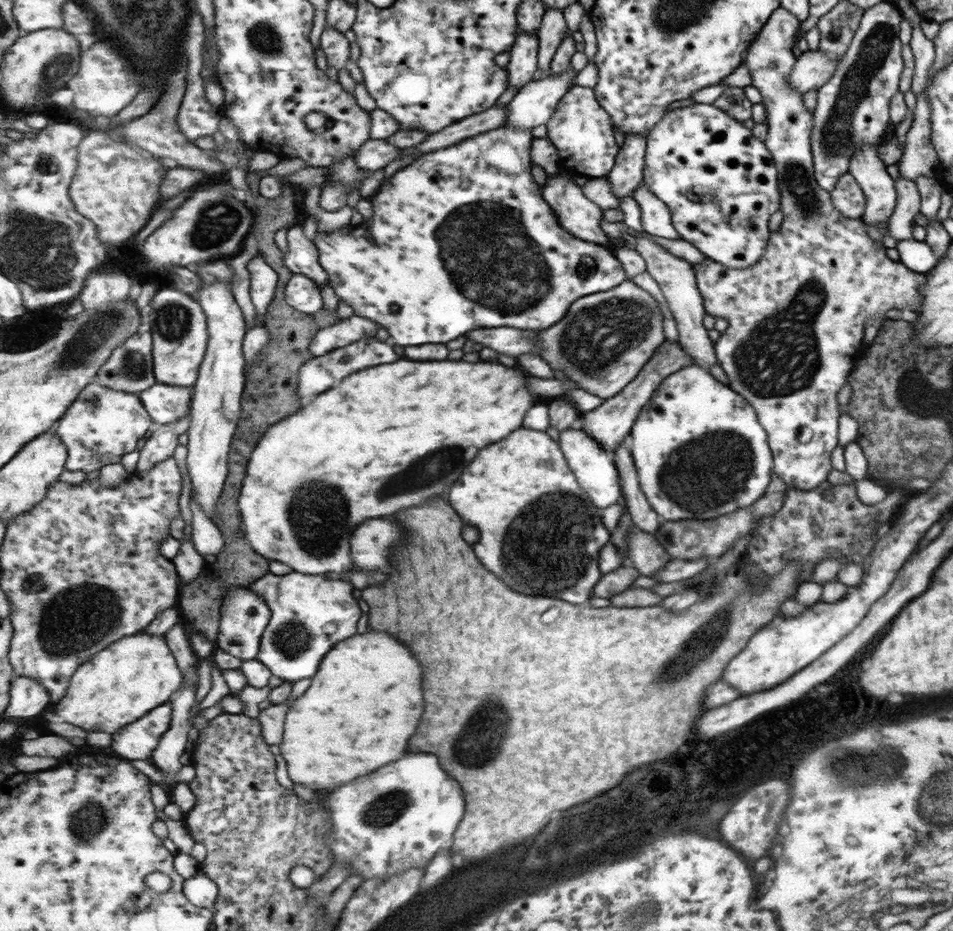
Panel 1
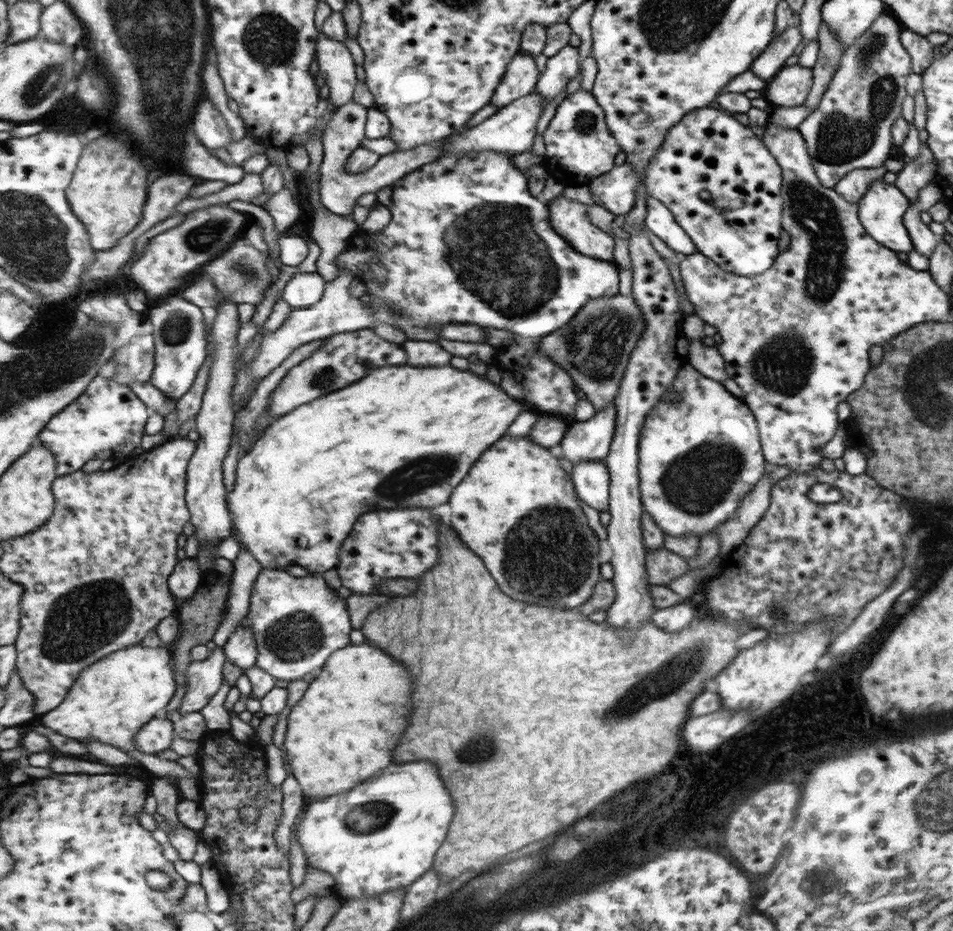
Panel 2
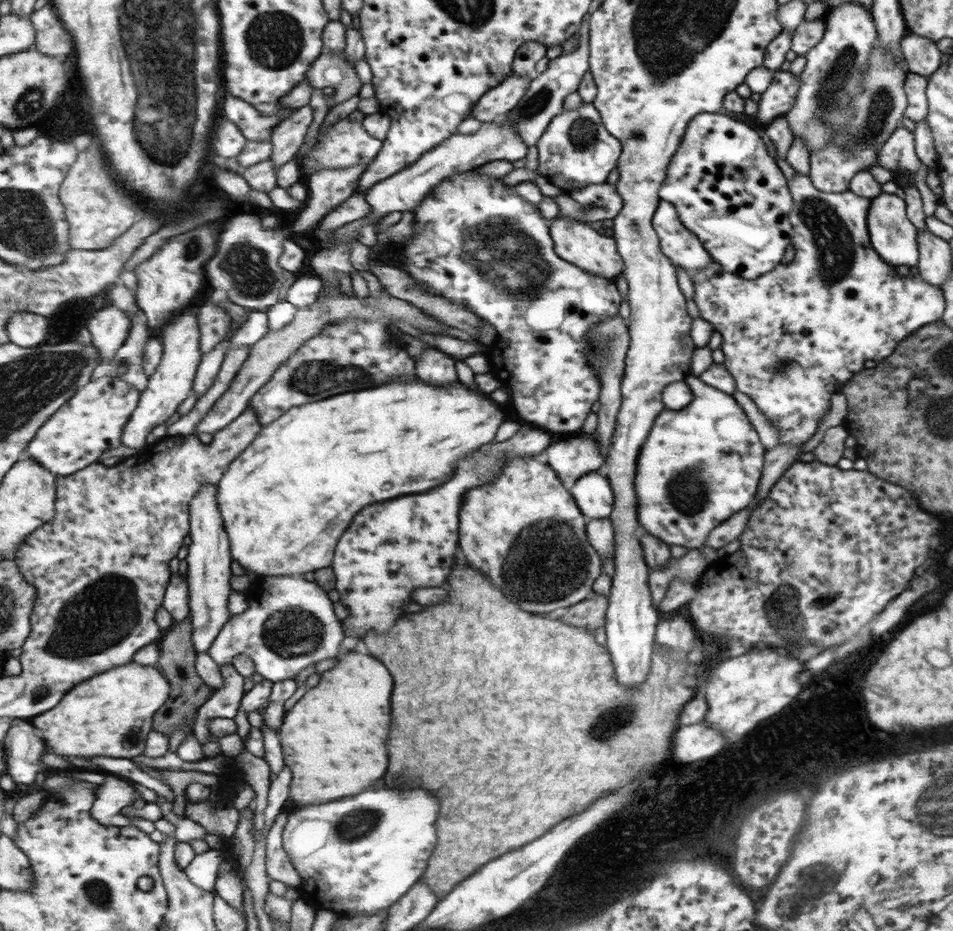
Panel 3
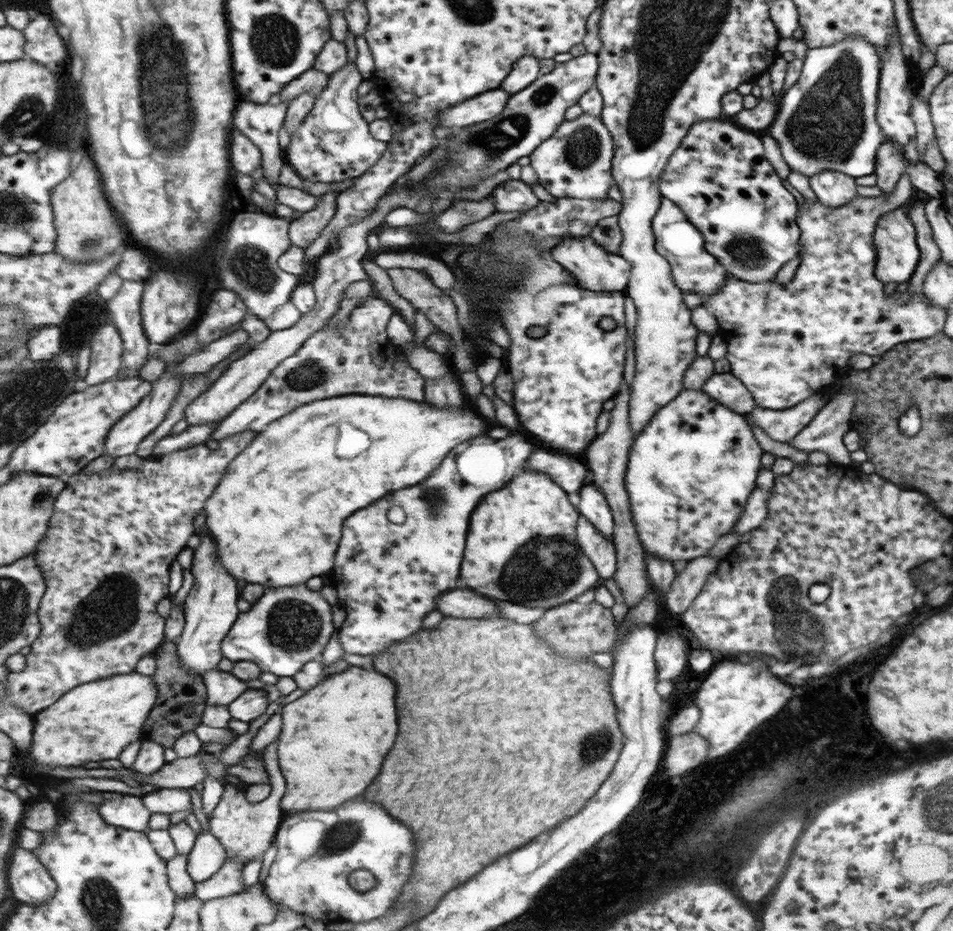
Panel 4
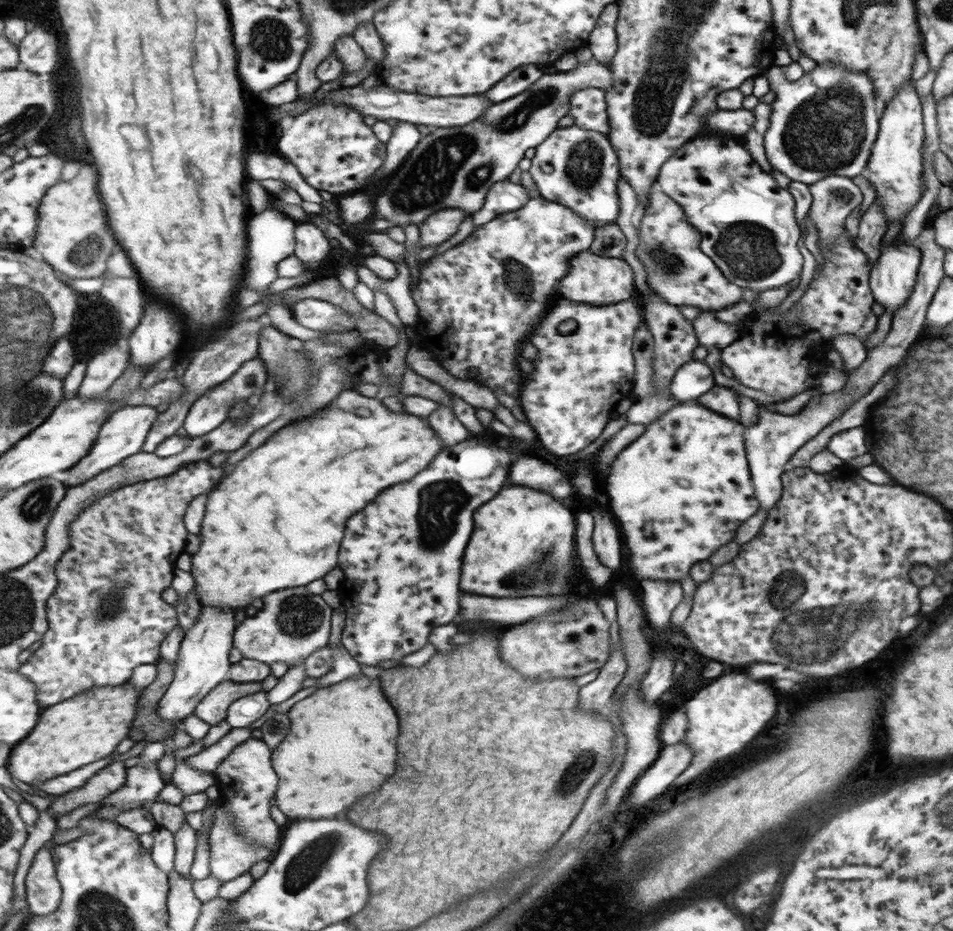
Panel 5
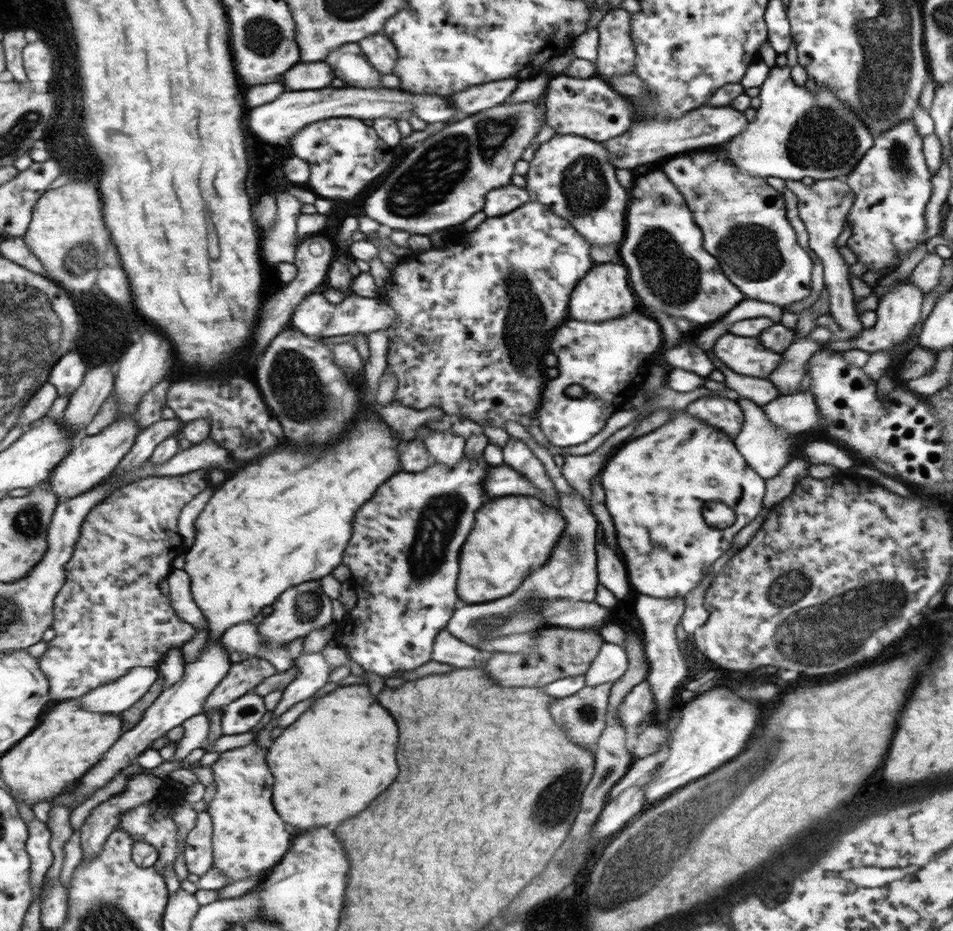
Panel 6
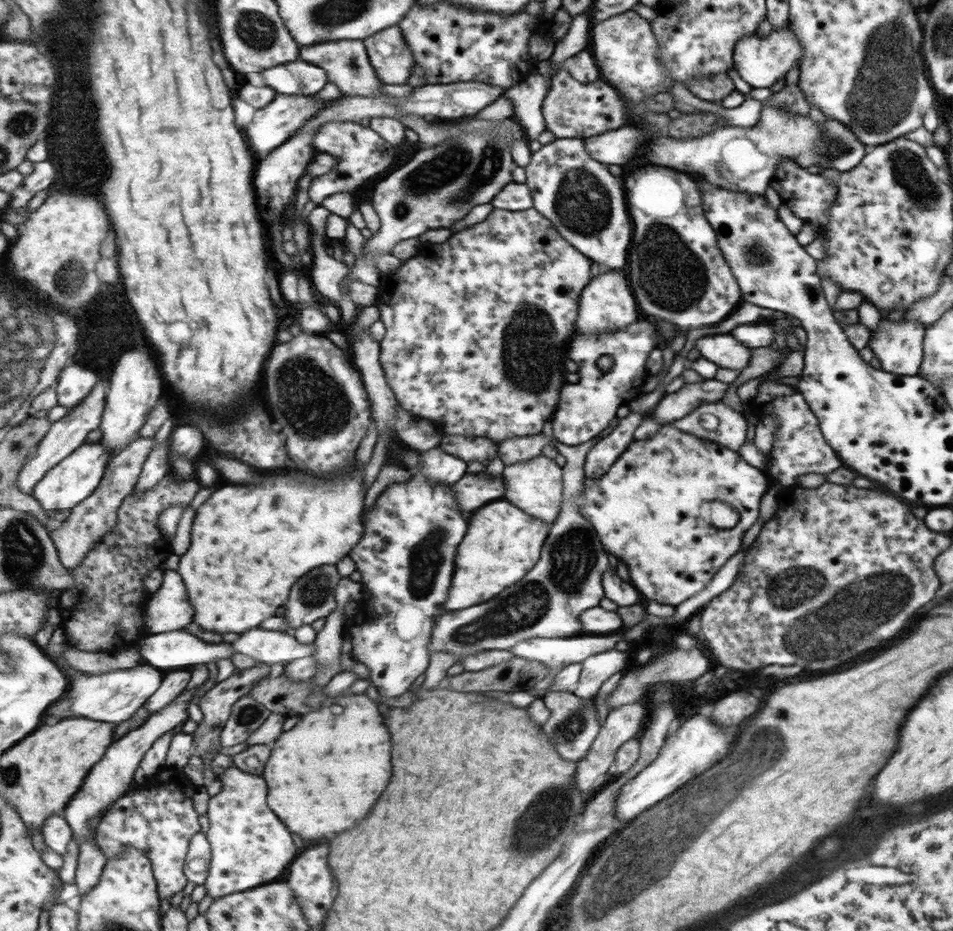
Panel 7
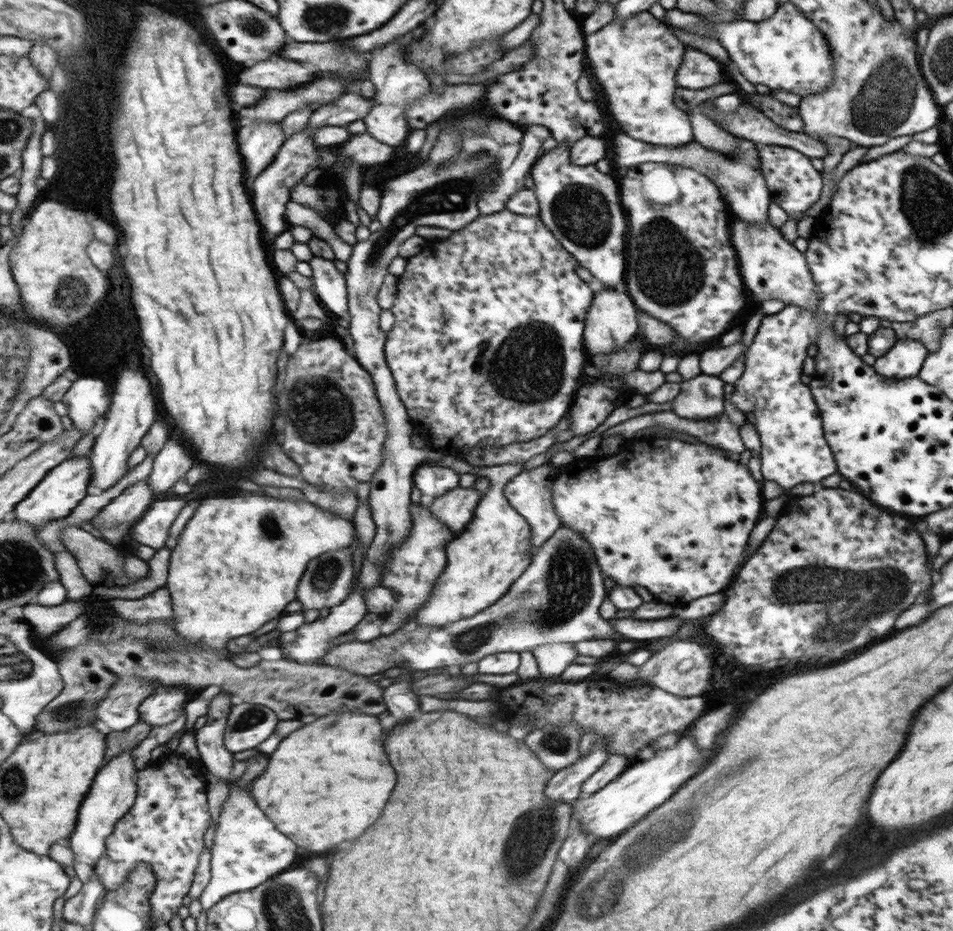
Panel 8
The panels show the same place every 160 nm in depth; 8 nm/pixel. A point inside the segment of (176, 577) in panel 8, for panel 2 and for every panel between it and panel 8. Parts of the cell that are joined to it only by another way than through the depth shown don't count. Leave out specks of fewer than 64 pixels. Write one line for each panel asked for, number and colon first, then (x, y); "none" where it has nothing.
2: (298, 492)
3: (288, 498)
4: (278, 514)
5: (277, 522)
6: (286, 519)
7: (250, 545)

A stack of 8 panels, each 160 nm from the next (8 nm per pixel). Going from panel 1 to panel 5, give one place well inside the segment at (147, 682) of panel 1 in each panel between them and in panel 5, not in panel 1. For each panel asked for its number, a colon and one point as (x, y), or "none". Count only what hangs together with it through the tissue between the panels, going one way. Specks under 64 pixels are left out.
2: (111, 701)
3: (111, 714)
4: (97, 721)
5: (90, 727)

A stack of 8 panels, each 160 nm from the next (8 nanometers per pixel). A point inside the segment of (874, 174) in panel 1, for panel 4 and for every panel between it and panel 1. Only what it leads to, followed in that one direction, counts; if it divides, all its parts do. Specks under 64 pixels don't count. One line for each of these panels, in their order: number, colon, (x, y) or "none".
2: (881, 208)
3: (893, 236)
4: (897, 254)

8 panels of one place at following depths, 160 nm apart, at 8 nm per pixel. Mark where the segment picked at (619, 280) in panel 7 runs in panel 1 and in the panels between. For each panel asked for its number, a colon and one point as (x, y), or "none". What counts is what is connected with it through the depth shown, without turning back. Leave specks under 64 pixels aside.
1: (580, 216)
2: (569, 219)
3: (577, 242)
4: (593, 268)
5: (591, 279)
6: (604, 293)

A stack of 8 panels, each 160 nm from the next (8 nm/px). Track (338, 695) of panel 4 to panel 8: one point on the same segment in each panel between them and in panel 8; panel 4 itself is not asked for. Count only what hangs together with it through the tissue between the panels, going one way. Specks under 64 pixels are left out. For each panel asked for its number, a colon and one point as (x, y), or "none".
5: (342, 745)
6: (341, 754)
7: (326, 773)
8: (326, 783)

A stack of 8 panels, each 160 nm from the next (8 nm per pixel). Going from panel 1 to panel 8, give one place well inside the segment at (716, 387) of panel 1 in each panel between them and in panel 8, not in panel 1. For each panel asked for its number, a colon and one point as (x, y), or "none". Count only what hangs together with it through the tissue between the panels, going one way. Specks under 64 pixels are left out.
2: (700, 456)
3: (701, 465)
4: (689, 475)
5: (678, 492)
6: (655, 485)
7: (645, 508)
8: (654, 513)

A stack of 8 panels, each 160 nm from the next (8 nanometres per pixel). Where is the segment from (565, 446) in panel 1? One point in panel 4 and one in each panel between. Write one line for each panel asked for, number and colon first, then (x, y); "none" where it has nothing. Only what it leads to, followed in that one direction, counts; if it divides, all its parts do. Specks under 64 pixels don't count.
2: (591, 479)
3: (592, 491)
4: (592, 505)

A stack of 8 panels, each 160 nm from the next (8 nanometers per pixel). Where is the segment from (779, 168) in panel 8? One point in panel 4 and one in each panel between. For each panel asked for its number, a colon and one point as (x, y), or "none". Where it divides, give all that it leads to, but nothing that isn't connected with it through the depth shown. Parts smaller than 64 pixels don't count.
4: (833, 188)
5: (833, 197)
6: (823, 207)
7: (809, 197)

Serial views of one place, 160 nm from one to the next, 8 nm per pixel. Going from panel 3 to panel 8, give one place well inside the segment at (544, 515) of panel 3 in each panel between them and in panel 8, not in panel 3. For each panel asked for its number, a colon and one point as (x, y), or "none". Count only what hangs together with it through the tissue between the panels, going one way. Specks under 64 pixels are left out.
4: (532, 512)
5: (526, 533)
6: (514, 536)
7: (504, 542)
8: (485, 560)

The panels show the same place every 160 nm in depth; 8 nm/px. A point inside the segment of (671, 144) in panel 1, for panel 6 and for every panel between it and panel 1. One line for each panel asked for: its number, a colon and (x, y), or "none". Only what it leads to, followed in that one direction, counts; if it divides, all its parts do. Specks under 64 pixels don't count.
2: (710, 154)
3: (744, 225)
4: (720, 178)
5: (747, 219)
6: (743, 218)

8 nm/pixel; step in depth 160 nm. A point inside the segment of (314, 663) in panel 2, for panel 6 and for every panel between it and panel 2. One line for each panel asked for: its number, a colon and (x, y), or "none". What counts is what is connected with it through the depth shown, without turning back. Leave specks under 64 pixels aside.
3: (291, 624)
4: (289, 627)
5: (295, 623)
6: (306, 608)

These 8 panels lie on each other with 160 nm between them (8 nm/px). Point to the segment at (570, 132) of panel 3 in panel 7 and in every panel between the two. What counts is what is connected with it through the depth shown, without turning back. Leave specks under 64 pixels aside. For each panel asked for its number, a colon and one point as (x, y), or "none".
4: (575, 162)
5: (576, 167)
6: (572, 174)
7: (584, 201)

